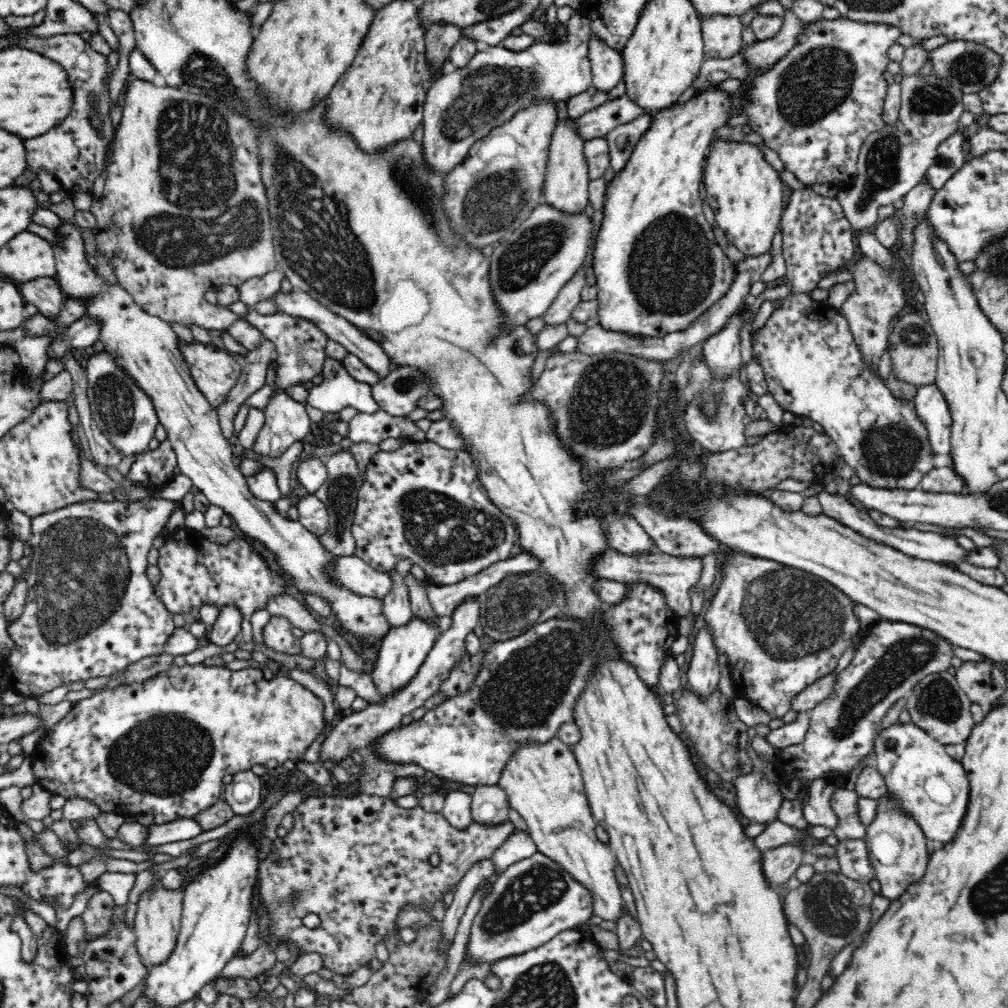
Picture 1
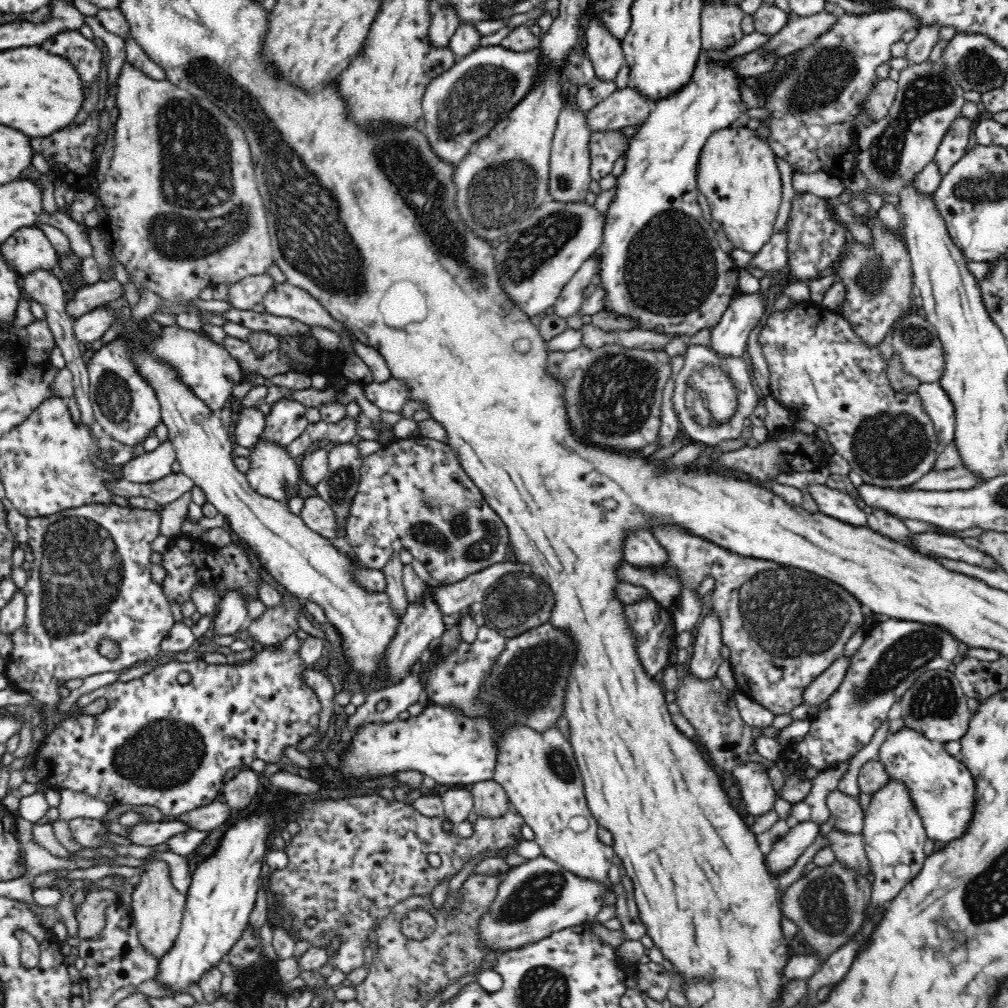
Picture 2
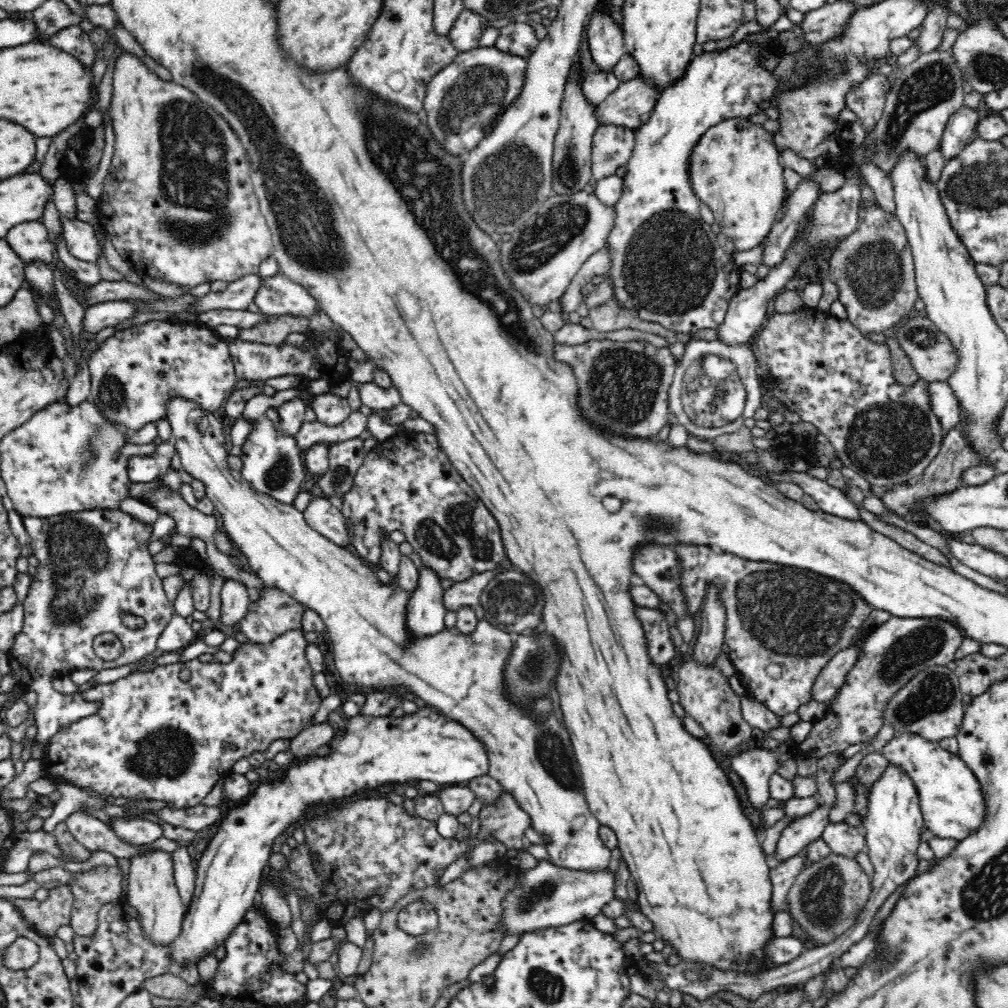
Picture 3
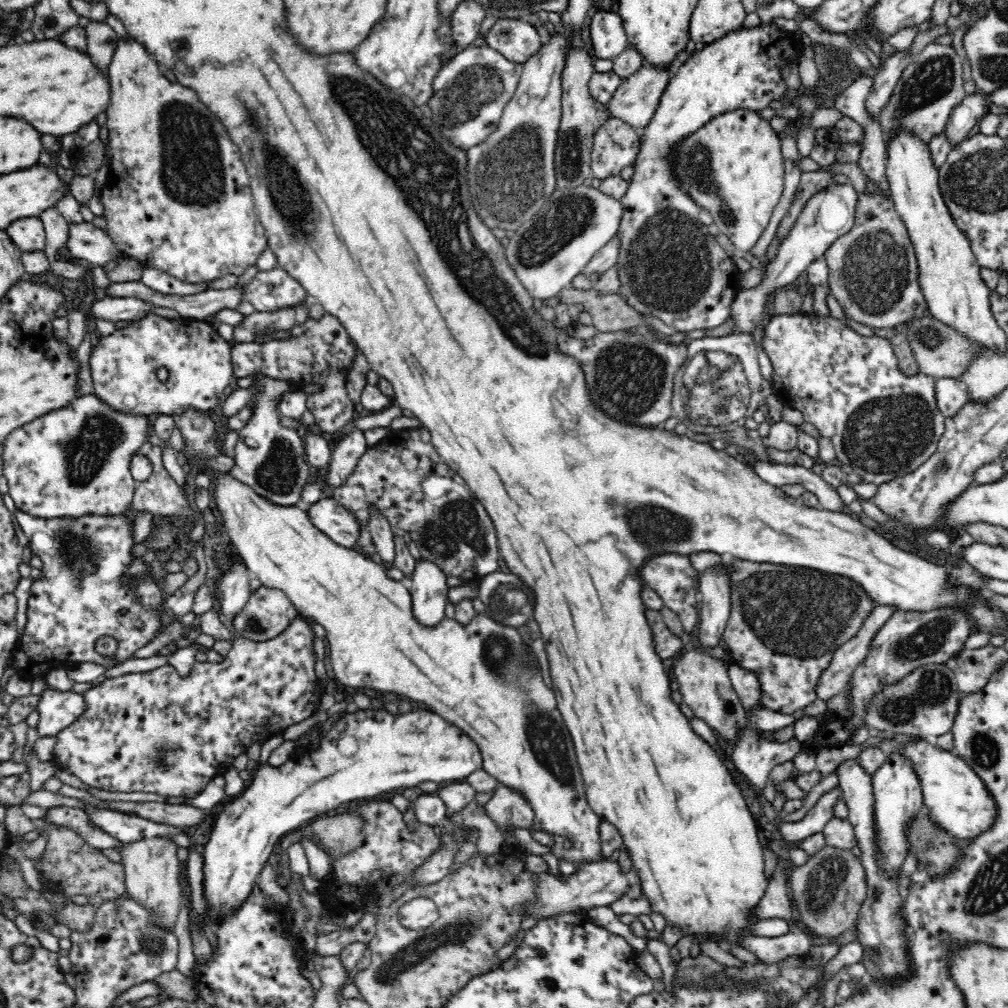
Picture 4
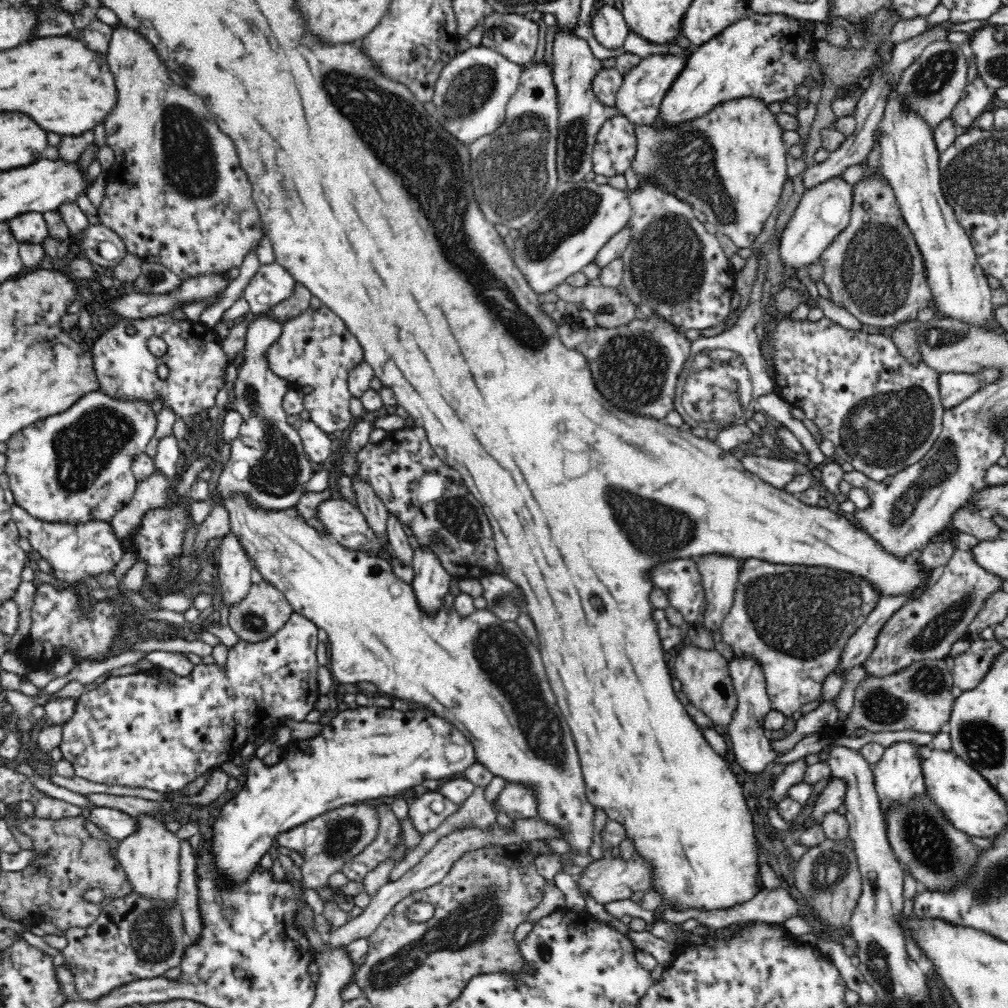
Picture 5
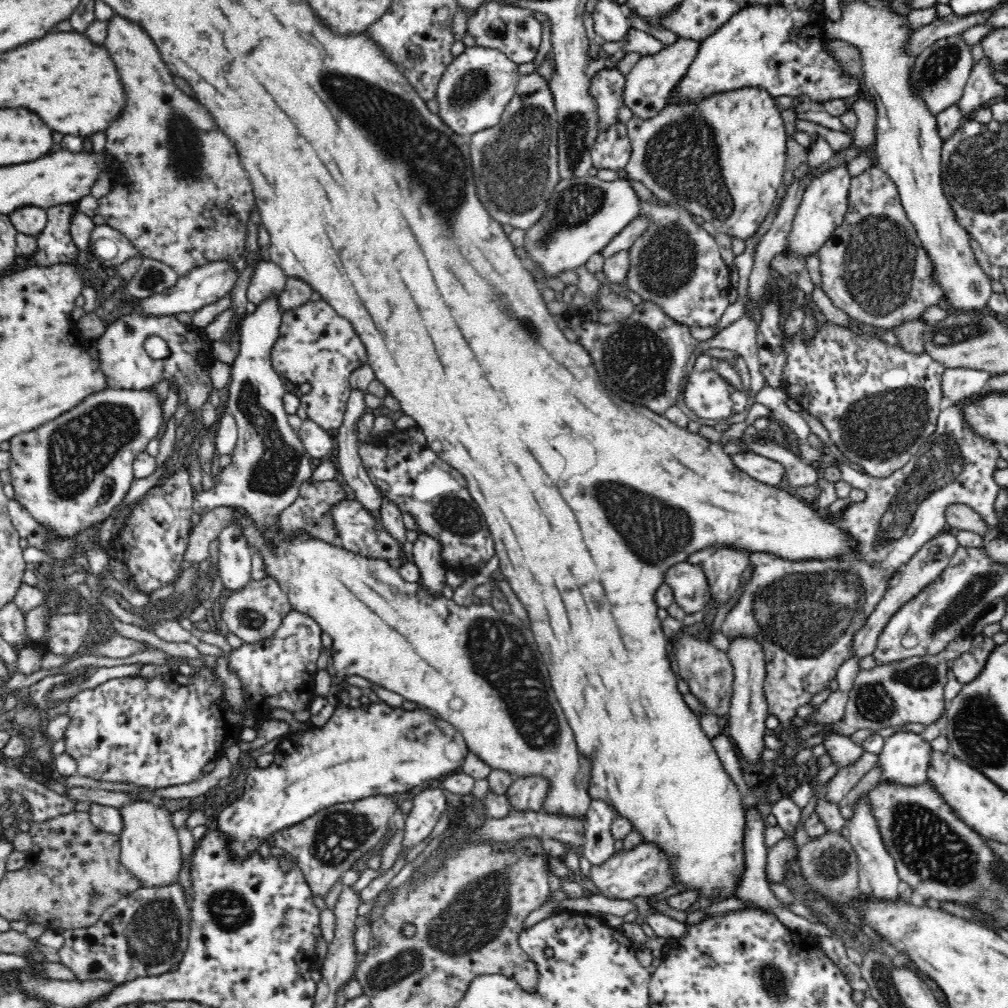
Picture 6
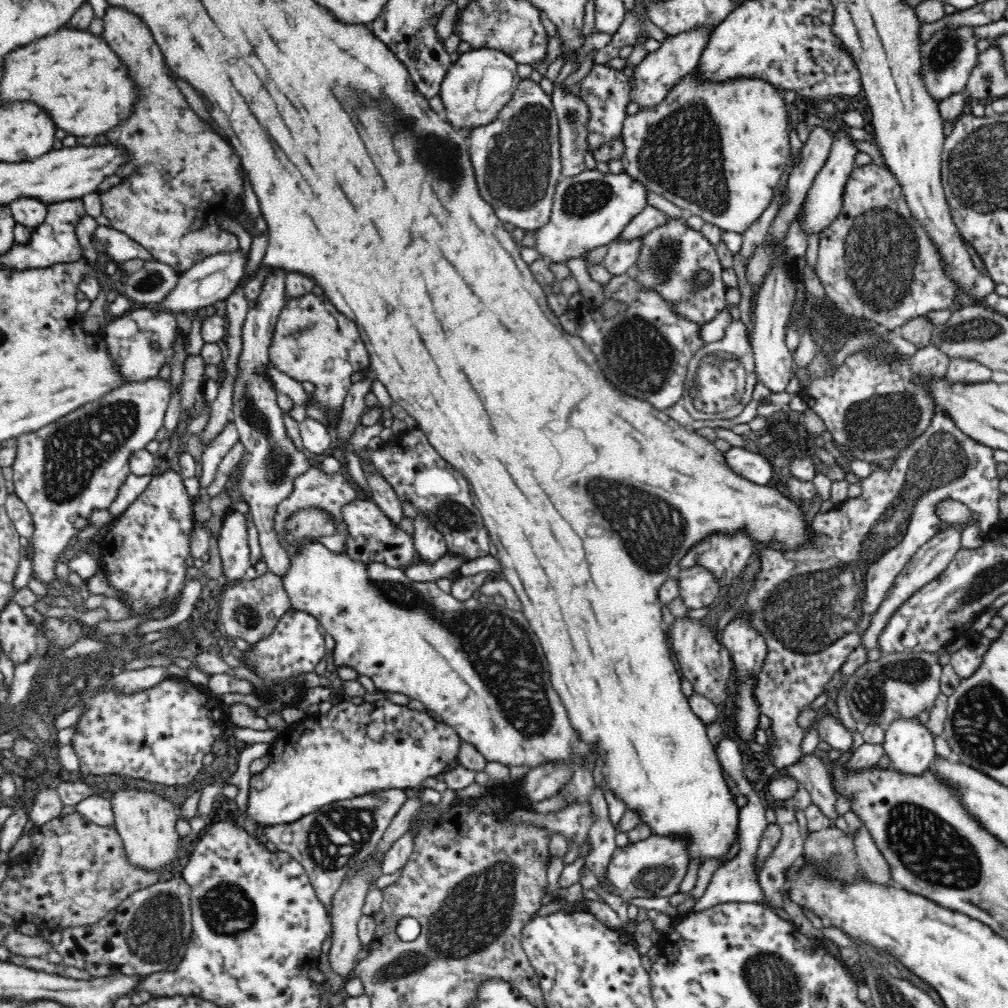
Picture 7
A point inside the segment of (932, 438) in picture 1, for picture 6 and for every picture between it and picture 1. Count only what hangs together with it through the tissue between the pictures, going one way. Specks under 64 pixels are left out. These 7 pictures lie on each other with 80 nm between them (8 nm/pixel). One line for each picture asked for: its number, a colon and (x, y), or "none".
2: (936, 404)
3: (945, 406)
4: (950, 396)
5: (954, 388)
6: (957, 384)

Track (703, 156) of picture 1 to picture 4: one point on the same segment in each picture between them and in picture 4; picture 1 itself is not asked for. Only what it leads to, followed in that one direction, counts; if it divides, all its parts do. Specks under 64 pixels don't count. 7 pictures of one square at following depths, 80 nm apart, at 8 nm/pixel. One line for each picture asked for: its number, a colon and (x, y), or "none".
2: (661, 266)
3: (667, 267)
4: (670, 266)

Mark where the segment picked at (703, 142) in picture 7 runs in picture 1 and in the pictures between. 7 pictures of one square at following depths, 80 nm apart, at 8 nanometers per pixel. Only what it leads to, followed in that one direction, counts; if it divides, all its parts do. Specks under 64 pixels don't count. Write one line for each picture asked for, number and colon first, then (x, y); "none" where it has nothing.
1: (745, 192)
2: (738, 175)
3: (736, 170)
4: (733, 166)
5: (731, 165)
6: (723, 159)

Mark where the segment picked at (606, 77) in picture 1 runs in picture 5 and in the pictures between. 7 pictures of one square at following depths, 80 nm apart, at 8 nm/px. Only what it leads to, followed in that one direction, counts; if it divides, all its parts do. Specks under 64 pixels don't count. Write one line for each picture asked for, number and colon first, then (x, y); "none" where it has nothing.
2: (605, 52)
3: (605, 39)
4: (607, 34)
5: (609, 28)

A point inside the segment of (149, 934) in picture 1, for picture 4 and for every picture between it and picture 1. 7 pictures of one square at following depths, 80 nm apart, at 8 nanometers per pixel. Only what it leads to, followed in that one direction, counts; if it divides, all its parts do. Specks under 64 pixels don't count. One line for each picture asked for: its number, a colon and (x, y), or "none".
2: (158, 907)
3: (152, 892)
4: (151, 866)

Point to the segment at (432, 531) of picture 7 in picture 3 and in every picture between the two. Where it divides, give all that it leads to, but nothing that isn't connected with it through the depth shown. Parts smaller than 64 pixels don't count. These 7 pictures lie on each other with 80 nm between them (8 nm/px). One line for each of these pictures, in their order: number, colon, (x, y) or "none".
3: (425, 612)
4: (428, 589)
5: (430, 583)
6: (426, 550)

